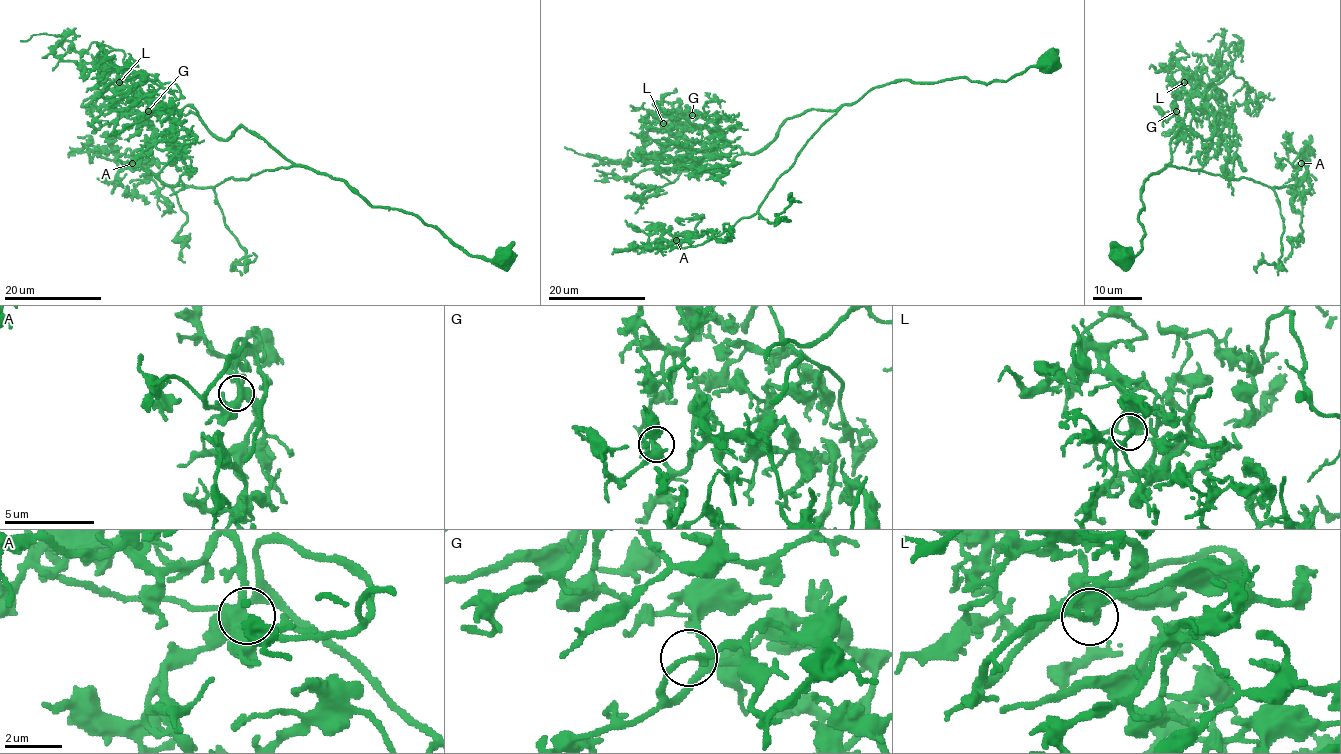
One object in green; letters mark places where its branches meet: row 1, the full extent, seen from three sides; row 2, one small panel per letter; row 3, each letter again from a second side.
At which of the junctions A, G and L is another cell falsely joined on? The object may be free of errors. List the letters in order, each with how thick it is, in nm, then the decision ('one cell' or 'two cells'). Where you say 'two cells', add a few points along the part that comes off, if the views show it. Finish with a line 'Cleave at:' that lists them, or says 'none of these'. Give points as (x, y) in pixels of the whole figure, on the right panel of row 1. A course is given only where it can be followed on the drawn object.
A: 380 nm | one cell
G: 200 nm | one cell
L: 440 nm | one cell
Cleave at: none of these

